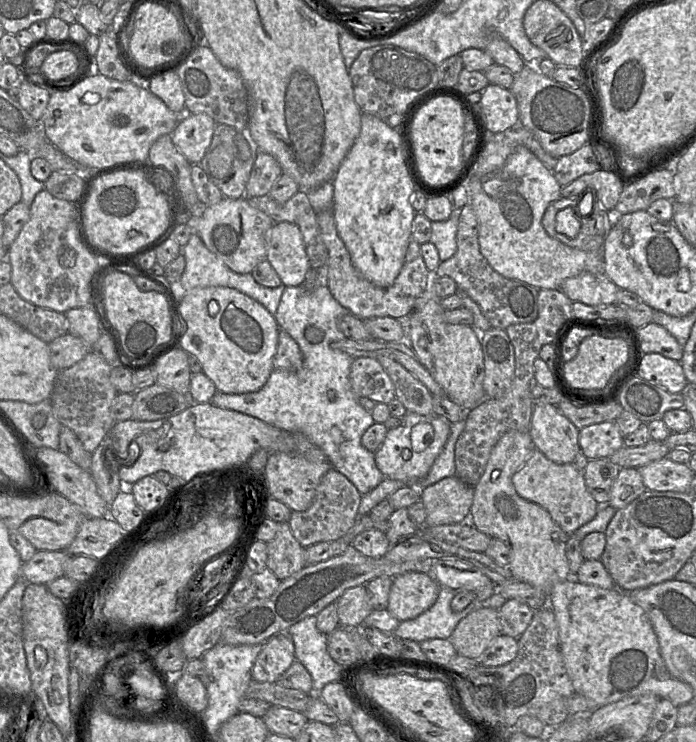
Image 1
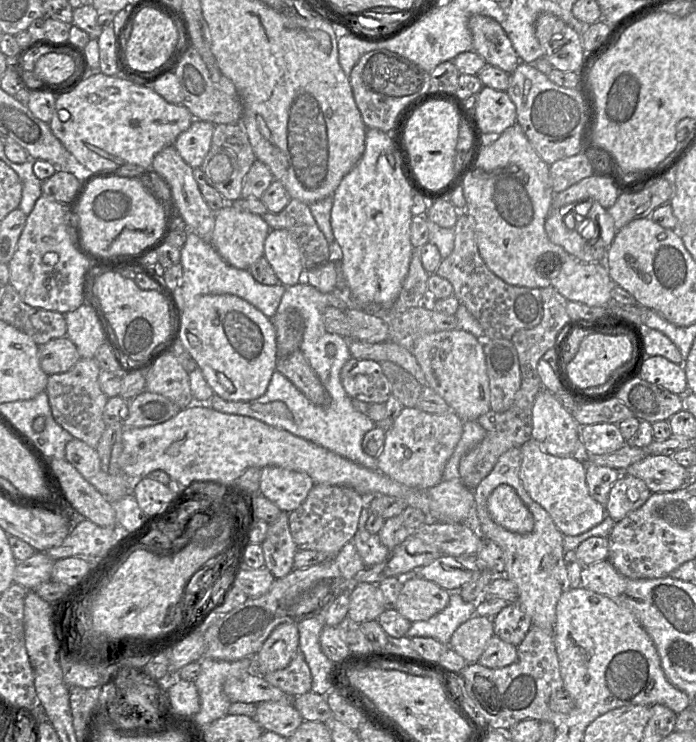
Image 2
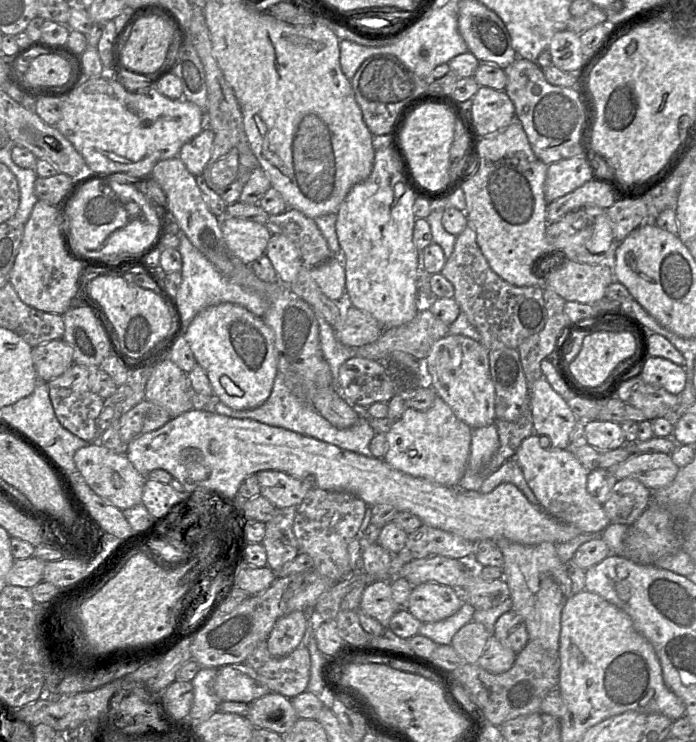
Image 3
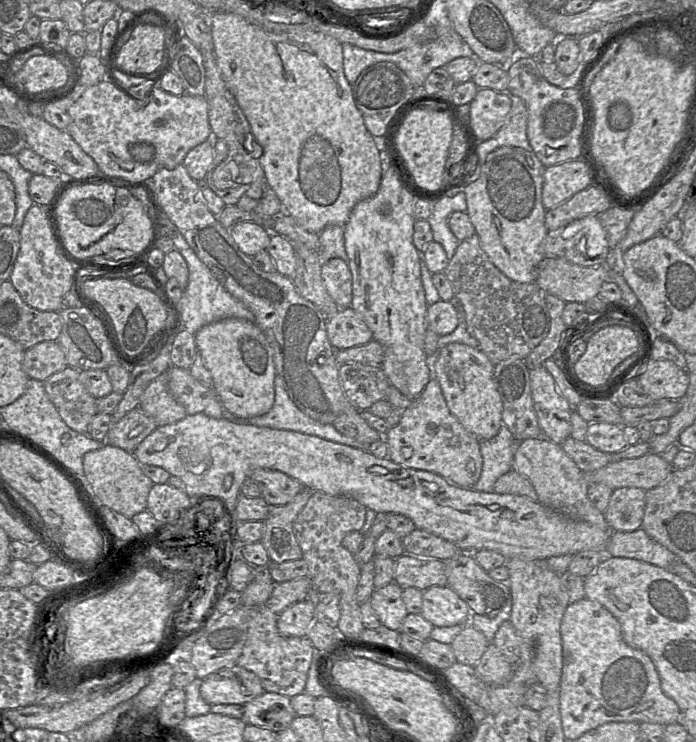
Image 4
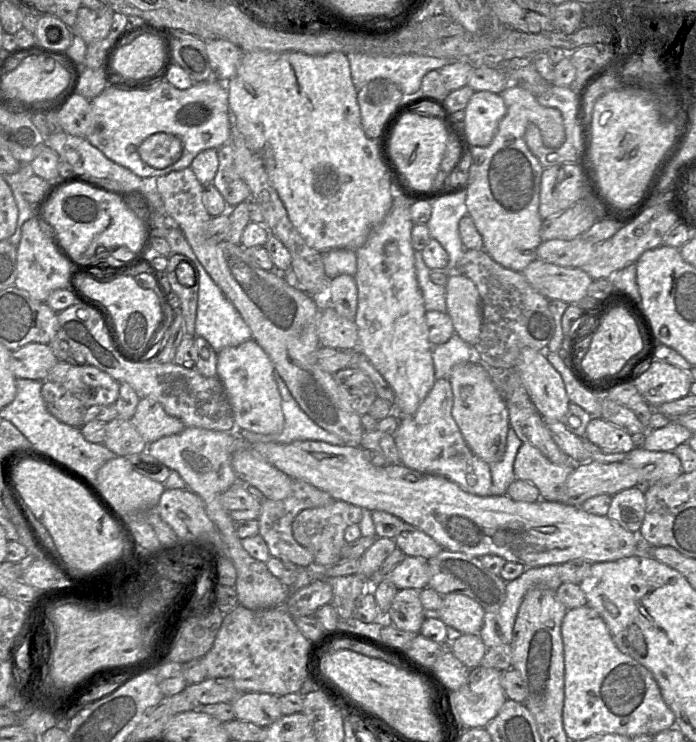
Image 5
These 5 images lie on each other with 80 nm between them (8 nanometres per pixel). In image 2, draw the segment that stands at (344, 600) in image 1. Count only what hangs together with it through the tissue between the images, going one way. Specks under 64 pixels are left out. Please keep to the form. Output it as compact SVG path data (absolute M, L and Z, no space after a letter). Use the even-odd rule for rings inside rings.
M361 583L350 591L348 617L357 623L377 620L385 611L379 583Z

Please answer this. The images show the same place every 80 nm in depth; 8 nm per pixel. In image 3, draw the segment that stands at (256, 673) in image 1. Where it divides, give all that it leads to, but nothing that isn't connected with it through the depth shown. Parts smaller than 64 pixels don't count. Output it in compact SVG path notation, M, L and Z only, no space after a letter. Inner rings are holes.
M294 611L275 623L267 638L267 648L271 655L283 657L292 653L304 643L309 625L309 612Z

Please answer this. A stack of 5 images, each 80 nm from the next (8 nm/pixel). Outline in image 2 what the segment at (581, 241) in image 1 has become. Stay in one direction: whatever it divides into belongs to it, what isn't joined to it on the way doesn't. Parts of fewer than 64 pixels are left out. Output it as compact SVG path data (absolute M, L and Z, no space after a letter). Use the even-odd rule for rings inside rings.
M579 201L578 203L572 203L561 207L559 210L552 210L545 221L545 231L550 239L556 245L564 248L569 254L576 257L581 262L603 262L607 254L607 249L612 243L616 229L614 226L614 220L609 215L608 211L604 209L598 202L592 201L591 208L584 213L582 208L586 201ZM572 210L576 210L576 229L570 230L564 224L564 217Z

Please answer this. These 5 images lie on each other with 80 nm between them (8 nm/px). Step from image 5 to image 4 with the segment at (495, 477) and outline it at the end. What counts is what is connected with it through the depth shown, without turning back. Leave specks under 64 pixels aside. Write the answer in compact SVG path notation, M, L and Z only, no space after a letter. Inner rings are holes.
M502 425L496 436L489 440L480 440L480 452L483 458L481 475L473 490L490 493L496 480L513 469L514 452L517 442L510 430Z

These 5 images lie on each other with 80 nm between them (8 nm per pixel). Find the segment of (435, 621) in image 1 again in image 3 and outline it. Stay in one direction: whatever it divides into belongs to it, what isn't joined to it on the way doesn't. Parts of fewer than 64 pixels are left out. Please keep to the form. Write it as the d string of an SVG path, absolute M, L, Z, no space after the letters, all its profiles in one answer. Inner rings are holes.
M464 600L460 610L454 615L432 623L422 623L418 634L426 636L437 645L450 645L457 631L471 622L475 608Z

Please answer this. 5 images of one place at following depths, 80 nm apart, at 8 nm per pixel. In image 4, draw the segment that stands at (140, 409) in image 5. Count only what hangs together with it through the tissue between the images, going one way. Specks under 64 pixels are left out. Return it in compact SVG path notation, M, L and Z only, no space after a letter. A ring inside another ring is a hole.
M168 371L160 374L146 387L141 396L139 408L152 418L157 426L178 422L187 415L185 408L168 391Z

